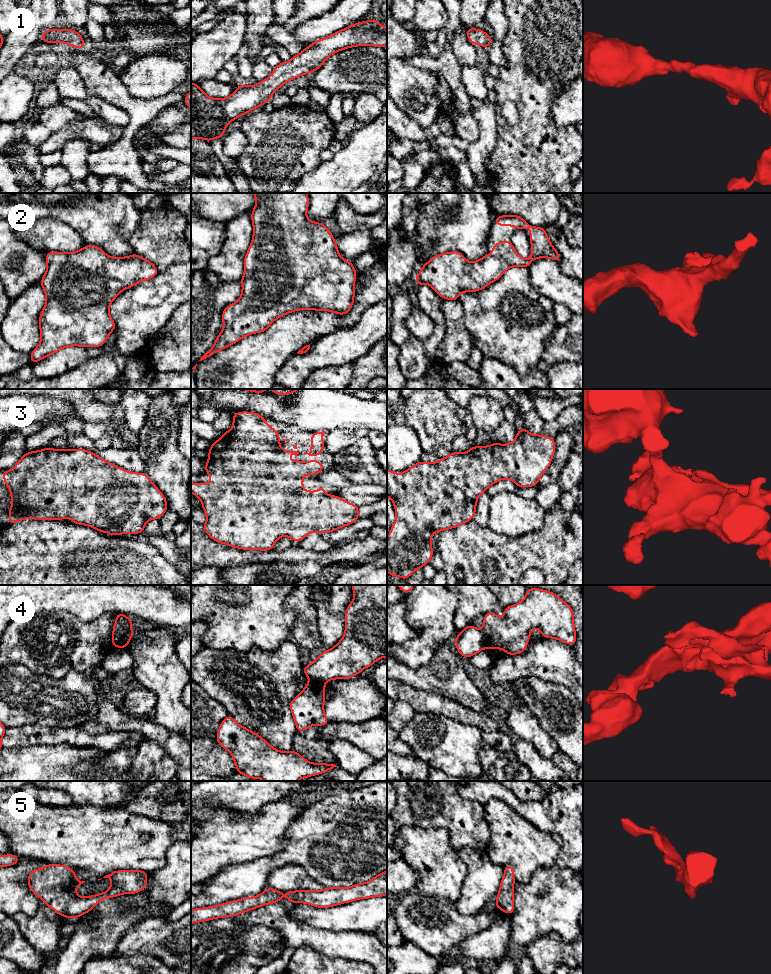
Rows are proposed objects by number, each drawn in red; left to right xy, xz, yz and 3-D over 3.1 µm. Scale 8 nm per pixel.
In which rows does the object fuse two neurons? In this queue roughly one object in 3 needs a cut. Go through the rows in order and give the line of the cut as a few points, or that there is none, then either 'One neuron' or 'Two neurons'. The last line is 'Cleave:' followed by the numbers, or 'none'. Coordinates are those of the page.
1: No split. One neuron
2: No split. One neuron
3: No split. One neuron
4: Split along yz (481, 631), (485, 647). Two neurons
5: No split. One neuron
Cleave: 4

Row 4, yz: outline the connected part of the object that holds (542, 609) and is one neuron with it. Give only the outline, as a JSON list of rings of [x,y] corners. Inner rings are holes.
[[[527,588],[525,598],[505,607],[502,618],[492,611],[484,615],[485,648],[502,649],[507,655],[523,653],[534,628],[540,630],[543,638],[554,638],[572,647],[576,644],[571,607],[553,592]]]

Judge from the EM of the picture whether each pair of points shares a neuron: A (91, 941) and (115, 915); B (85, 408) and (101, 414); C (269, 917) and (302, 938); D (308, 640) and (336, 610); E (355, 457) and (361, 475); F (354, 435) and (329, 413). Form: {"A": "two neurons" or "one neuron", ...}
{"A": "one neuron", "B": "one neuron", "C": "one neuron", "D": "two neurons", "E": "one neuron", "F": "two neurons"}

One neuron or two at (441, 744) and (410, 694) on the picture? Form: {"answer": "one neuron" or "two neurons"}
{"answer": "two neurons"}

